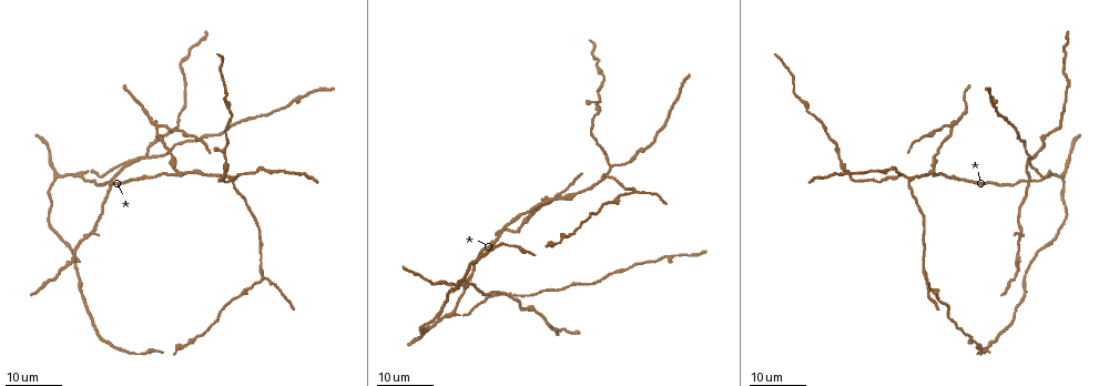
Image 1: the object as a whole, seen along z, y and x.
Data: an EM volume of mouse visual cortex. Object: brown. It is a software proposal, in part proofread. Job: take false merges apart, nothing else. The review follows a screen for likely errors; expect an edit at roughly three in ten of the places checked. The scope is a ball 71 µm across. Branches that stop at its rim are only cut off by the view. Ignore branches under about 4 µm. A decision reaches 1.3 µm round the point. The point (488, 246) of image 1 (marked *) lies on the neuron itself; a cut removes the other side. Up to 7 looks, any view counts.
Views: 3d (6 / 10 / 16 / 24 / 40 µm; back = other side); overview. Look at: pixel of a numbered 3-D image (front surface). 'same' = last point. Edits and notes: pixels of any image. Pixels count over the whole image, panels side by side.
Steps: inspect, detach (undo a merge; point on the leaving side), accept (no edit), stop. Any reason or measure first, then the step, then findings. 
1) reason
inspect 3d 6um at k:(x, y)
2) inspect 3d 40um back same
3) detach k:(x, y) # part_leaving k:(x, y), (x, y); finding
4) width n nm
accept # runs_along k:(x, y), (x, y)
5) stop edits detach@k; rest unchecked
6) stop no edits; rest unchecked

three-way junction
inspect 3d 16um at 1:(927, 276)

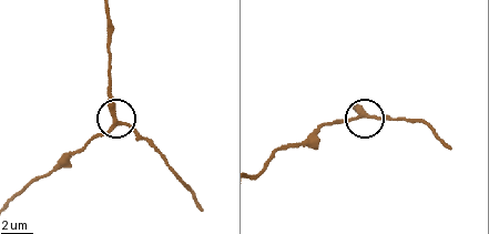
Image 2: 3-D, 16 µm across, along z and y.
zoom in
inspect 3d 10um at 2:(118, 124)

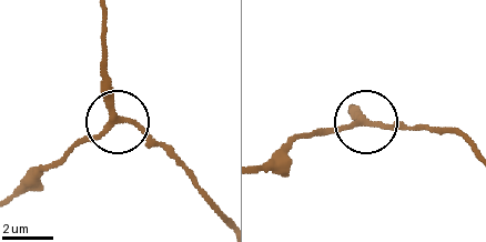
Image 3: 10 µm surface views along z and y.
side_arm 9 um; arms 3
accept # continuous, no second neuron

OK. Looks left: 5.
three arms meet
inspect 3d 16um at 1:(551, 200)

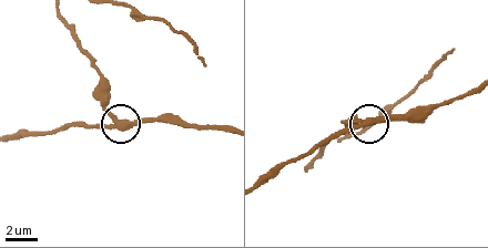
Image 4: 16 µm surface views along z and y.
zoom in
inspect 3d 6um at 4:(122, 119)

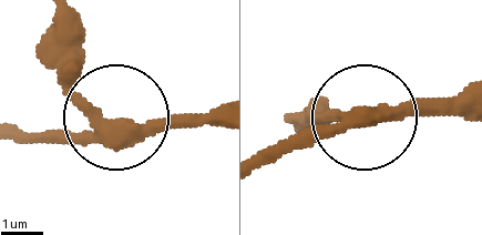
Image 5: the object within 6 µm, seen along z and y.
width 350 nm
detach 5:(73, 72) # part_leaving 5:(98, 124), (77, 74), (73, 11); two neurons meet here

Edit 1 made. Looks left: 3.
sudden change in width
inspect 3d 24um at 1:(597, 66)

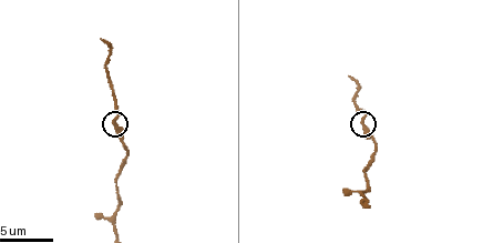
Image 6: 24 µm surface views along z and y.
zoom in
inspect 3d 6um at 6:(116, 124)

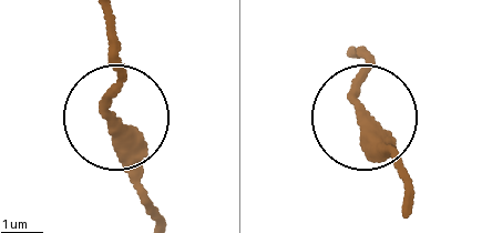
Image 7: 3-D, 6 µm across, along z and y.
accept # one neuron here

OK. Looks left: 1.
thick turns thin
inspect 3d 10um at 6:(364, 200)

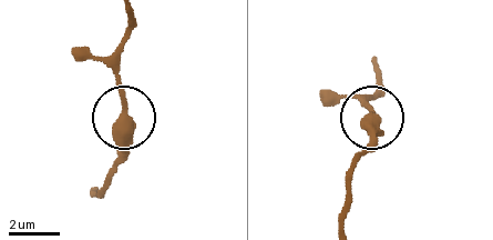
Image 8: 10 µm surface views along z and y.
width 440 nm
accept # one neuron here

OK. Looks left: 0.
stop edits detach@5; rest unchecked

